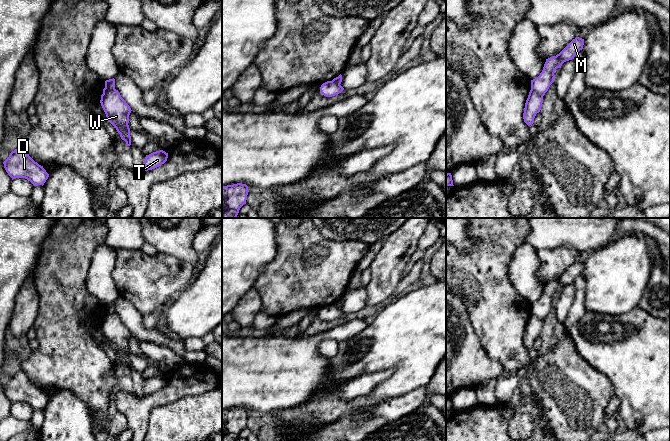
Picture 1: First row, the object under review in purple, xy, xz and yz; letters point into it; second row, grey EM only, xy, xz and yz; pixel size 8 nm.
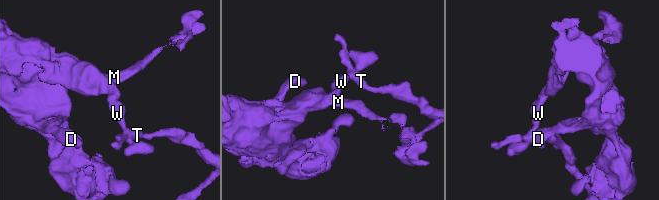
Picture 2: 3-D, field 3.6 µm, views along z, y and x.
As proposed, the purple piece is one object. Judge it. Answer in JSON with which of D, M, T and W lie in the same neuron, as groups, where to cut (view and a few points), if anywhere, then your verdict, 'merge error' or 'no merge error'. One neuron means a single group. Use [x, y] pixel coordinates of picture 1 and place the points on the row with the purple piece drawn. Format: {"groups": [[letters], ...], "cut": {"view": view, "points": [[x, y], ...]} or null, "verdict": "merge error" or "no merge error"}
{"groups": [["D", "M"], ["T", "W"]], "cut": {"view": "xy", "points": [[114, 88], [103, 93]]}, "verdict": "merge error"}

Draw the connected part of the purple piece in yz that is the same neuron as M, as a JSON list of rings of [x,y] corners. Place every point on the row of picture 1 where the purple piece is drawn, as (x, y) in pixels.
[[[576,37],[559,54],[546,59],[540,75],[531,80],[531,89],[544,96],[554,82],[555,70],[561,68],[564,62],[574,59],[575,55],[583,49],[583,45],[584,39]]]

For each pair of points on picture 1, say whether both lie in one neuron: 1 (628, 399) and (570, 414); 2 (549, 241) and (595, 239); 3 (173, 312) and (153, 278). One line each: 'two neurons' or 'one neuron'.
1: two neurons
2: one neuron
3: two neurons

